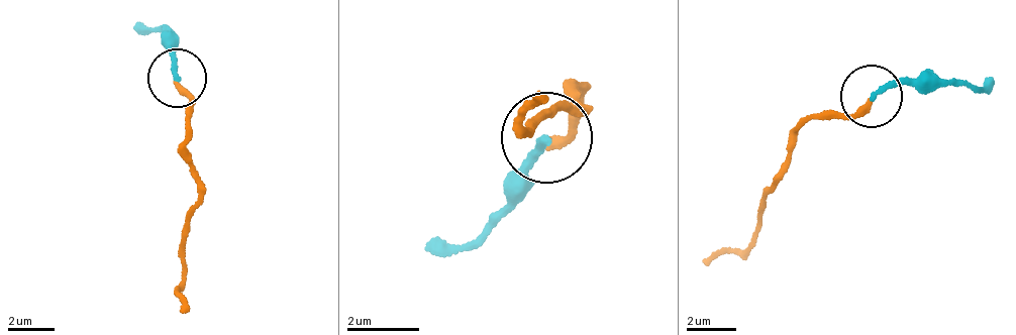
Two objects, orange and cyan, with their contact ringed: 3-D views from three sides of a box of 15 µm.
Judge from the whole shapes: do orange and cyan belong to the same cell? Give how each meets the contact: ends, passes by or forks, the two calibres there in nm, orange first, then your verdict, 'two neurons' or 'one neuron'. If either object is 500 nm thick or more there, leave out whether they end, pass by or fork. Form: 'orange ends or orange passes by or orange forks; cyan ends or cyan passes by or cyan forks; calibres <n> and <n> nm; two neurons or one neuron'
orange ends; cyan ends; calibres 260 and 200 nm; one neuron

